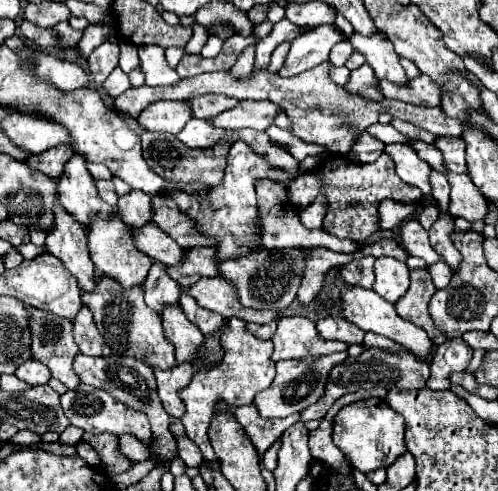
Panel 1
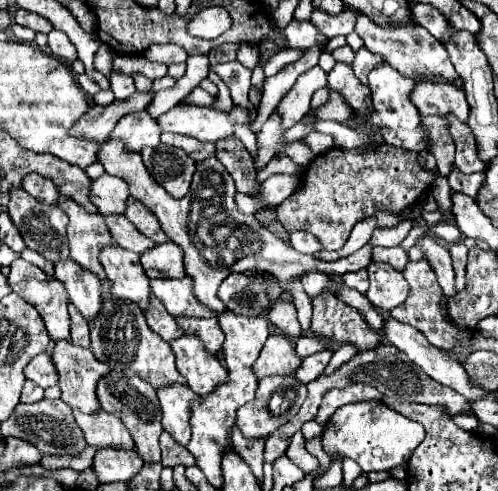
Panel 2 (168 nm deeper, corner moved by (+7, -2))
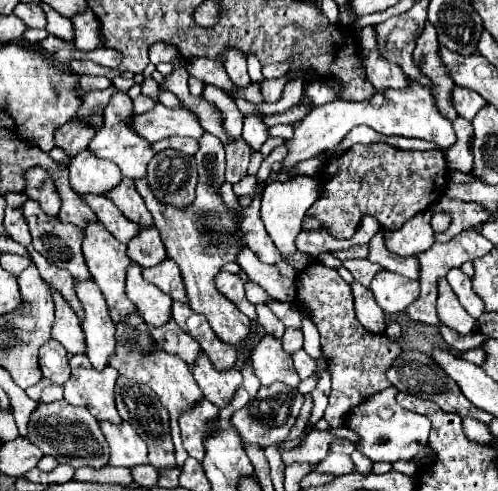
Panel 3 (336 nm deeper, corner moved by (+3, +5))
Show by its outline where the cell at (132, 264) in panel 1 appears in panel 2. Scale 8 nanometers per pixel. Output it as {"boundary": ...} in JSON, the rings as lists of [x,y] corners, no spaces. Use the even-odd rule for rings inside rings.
{"boundary":[[[111,244],[101,250],[99,262],[105,268],[107,278],[113,282],[113,296],[135,302],[141,312],[145,312],[149,308],[151,288],[149,278],[139,264],[139,254]]]}

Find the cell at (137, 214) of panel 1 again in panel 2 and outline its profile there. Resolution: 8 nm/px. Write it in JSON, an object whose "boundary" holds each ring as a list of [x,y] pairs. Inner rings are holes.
{"boundary":[[[103,174],[97,180],[91,182],[89,188],[89,200],[99,208],[103,216],[107,214],[123,214],[125,212],[125,202],[129,198],[129,188],[127,184],[111,174]]]}

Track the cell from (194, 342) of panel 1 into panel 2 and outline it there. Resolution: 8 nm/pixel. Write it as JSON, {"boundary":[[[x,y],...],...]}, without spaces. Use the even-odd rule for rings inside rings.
{"boundary":[[[181,336],[171,342],[171,350],[177,358],[177,370],[187,378],[187,386],[205,396],[217,384],[227,380],[227,368],[219,358],[205,352],[201,340],[197,336]]]}

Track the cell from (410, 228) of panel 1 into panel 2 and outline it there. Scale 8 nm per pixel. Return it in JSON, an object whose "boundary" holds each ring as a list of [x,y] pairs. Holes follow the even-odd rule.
{"boundary":[[[423,236],[417,244],[425,250],[425,260],[433,266],[433,270],[435,270],[435,274],[439,278],[439,284],[443,288],[443,294],[447,298],[455,296],[457,294],[455,272],[453,272],[453,266],[451,266],[449,250],[445,246],[441,246],[433,236]]]}

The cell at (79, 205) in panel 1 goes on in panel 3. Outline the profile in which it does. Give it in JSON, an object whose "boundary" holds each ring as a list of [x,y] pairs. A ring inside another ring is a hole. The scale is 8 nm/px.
{"boundary":[[[87,221],[89,225],[85,225],[85,237],[83,237],[83,257],[87,263],[87,269],[91,273],[91,277],[95,279],[95,283],[99,285],[109,311],[111,311],[111,319],[123,321],[127,313],[137,311],[135,305],[125,297],[125,269],[131,265],[131,259],[125,253],[125,245],[119,243],[103,225],[101,221]]]}

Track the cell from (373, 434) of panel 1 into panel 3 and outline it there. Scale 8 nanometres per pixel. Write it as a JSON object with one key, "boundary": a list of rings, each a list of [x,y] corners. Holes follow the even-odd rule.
{"boundary":[[[389,387],[381,393],[367,397],[363,403],[353,407],[347,415],[345,427],[349,427],[353,433],[359,435],[359,441],[355,441],[357,451],[361,451],[371,461],[395,463],[399,459],[413,459],[427,445],[431,421],[425,415],[417,415],[409,409],[403,409],[395,401],[395,395],[397,389]]]}

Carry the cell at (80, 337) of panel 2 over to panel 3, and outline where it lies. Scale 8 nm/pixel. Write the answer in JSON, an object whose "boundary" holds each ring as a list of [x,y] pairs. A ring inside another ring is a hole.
{"boundary":[[[31,249],[29,253],[31,253],[31,259],[37,263],[39,273],[43,273],[45,281],[47,281],[49,285],[53,285],[57,291],[61,291],[61,295],[63,295],[65,301],[71,305],[71,309],[75,311],[75,315],[77,315],[79,319],[83,319],[83,317],[85,317],[83,305],[81,305],[81,301],[79,301],[77,295],[75,295],[71,273],[69,273],[67,269],[59,269],[57,265],[49,263],[45,257],[41,257],[41,255],[39,255],[37,251],[33,251],[33,249]]]}

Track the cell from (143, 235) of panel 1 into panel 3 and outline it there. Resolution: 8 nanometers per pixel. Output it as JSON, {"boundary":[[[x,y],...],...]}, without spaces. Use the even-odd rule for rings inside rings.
{"boundary":[[[83,197],[87,201],[87,205],[95,211],[97,219],[121,241],[121,243],[129,243],[137,233],[139,233],[139,225],[129,221],[111,199],[107,197]]]}

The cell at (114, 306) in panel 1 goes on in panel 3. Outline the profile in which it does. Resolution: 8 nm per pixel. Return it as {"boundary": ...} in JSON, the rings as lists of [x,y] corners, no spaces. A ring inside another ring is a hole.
{"boundary":[[[129,313],[129,317],[125,317],[125,321],[119,321],[115,327],[117,327],[115,329],[115,353],[113,353],[113,357],[109,357],[109,361],[121,375],[149,385],[159,395],[161,403],[167,407],[167,411],[171,415],[171,437],[175,443],[175,459],[177,459],[177,465],[181,467],[183,465],[183,445],[181,445],[177,419],[179,419],[181,411],[195,405],[197,399],[203,397],[203,393],[197,387],[197,383],[189,371],[189,365],[181,357],[167,353],[165,349],[161,349],[155,343],[155,339],[151,337],[151,327],[145,323],[145,319],[139,313]]]}

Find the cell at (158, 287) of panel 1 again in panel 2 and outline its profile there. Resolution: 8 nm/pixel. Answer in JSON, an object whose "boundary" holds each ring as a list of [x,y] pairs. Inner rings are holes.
{"boundary":[[[151,296],[151,306],[145,312],[145,318],[147,318],[149,328],[155,334],[159,334],[165,342],[171,342],[177,336],[183,336],[181,328],[177,328],[177,320],[173,316],[169,316],[169,312],[165,312],[165,306],[155,296]]]}

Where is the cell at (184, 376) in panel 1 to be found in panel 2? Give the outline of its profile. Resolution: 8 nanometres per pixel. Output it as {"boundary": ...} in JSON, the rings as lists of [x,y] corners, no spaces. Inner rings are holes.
{"boundary":[[[167,386],[157,392],[161,402],[161,414],[163,414],[163,428],[173,436],[173,440],[181,446],[187,446],[191,440],[191,404],[193,400],[199,400],[197,394],[193,394],[187,386]]]}

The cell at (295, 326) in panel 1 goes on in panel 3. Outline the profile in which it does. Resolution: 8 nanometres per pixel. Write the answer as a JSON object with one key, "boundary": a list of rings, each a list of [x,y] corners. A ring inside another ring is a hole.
{"boundary":[[[263,335],[251,351],[251,363],[261,385],[271,385],[283,381],[291,387],[299,385],[299,375],[293,369],[293,359],[281,347],[281,339],[273,335]]]}

